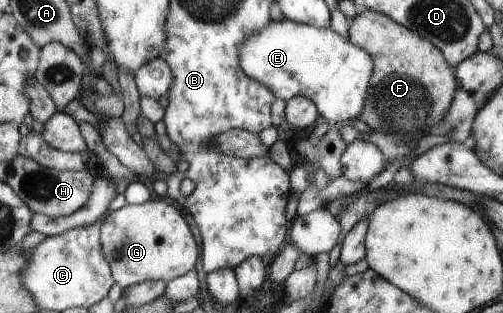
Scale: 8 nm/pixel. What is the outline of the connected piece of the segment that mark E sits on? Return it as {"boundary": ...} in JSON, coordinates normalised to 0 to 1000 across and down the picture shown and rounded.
{"boundary":[[[584,64],[547,67],[527,93],[507,99],[475,157],[481,230],[539,281],[545,300],[573,326],[586,307],[610,310],[628,335],[636,383],[690,399],[716,374],[730,339],[730,291],[744,252],[744,185],[720,150],[656,86],[626,83]]]}

